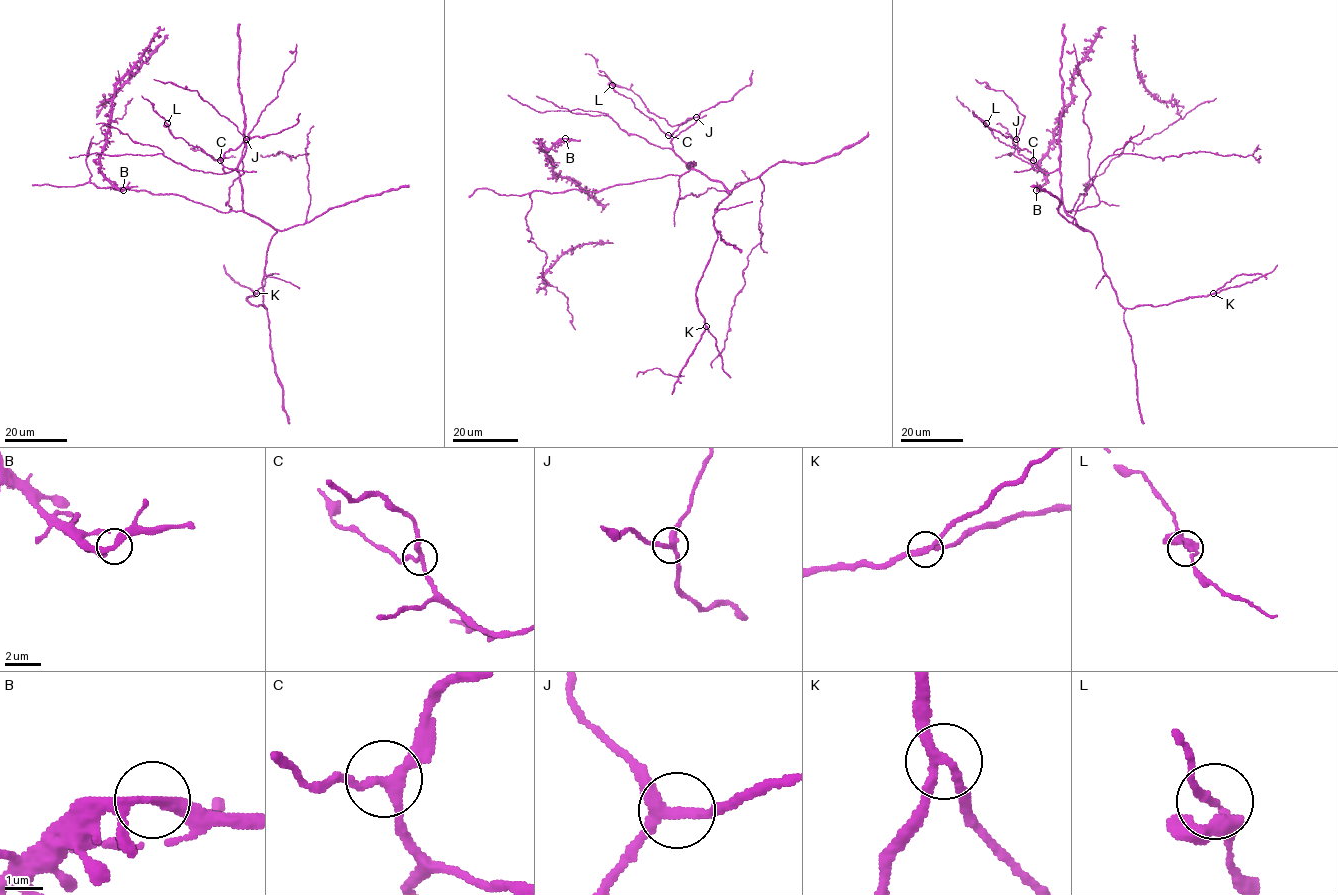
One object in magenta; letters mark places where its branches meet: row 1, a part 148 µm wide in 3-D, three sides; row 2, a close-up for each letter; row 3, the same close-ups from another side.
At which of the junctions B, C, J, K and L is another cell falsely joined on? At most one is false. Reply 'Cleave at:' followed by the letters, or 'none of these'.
Cleave at: none of these

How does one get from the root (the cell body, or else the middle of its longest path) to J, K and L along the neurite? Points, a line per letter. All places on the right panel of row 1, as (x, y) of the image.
J: (1071, 211), (1064, 209), (1060, 172), (1042, 172), (1032, 154), (1017, 146), (1016, 139)
K: (1071, 211), (1065, 212), (1093, 235), (1102, 269), (1115, 291), (1117, 301), (1124, 307), (1167, 305), (1213, 293)
L: (1071, 211), (1064, 209), (1060, 172), (1042, 172), (1033, 160), (995, 137), (986, 123)

